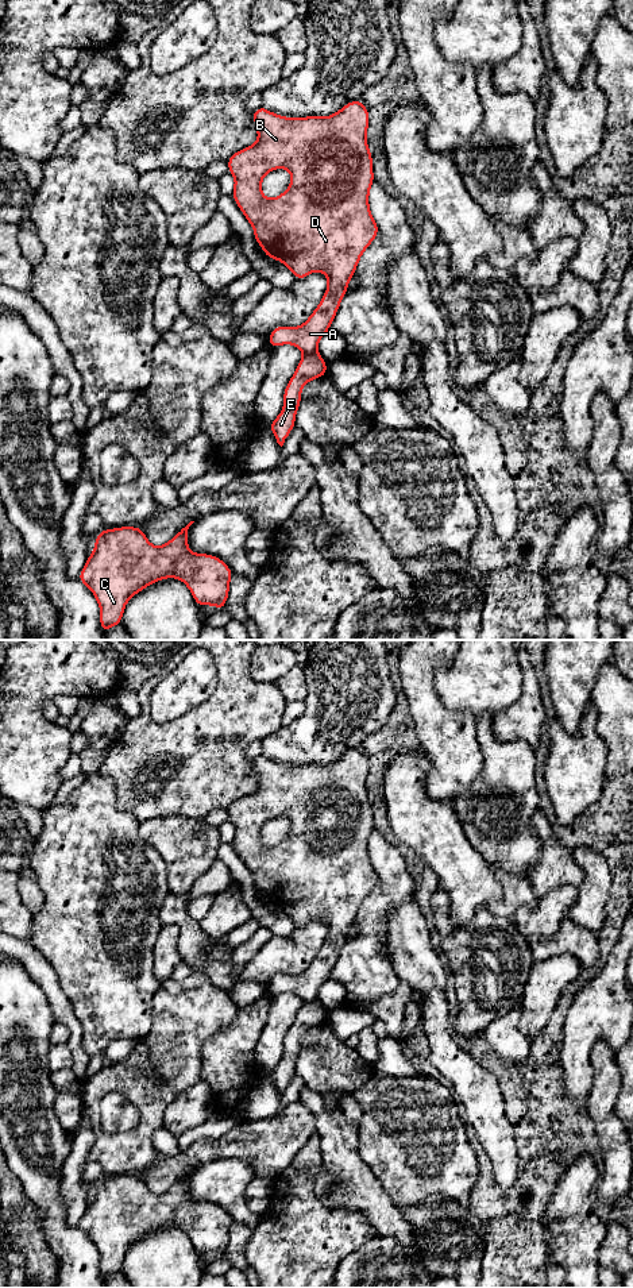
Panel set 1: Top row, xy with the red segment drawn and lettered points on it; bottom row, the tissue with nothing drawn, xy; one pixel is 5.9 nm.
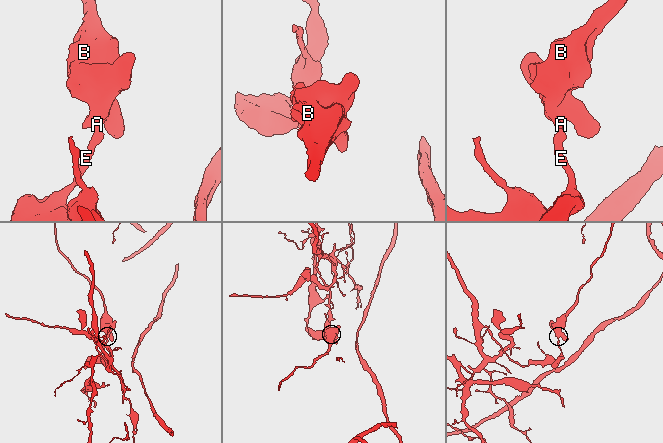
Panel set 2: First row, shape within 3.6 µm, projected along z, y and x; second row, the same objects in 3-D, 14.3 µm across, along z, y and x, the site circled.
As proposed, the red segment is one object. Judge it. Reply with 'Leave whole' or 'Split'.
Split

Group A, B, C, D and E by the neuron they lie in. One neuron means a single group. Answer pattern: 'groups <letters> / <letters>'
groups A B D / C E

